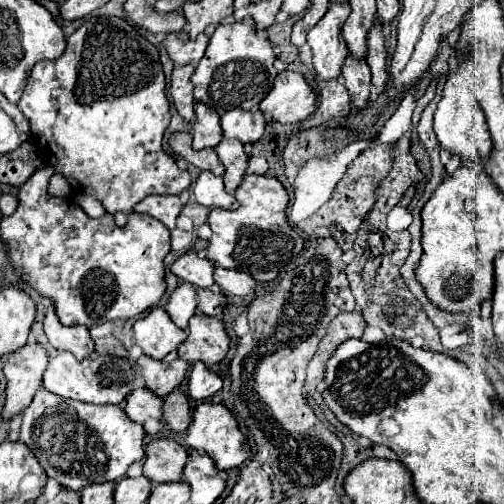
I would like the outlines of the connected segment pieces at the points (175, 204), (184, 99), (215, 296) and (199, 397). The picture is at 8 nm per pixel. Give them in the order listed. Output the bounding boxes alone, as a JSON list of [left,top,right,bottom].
[[133,195,183,229],[171,65,195,121],[197,289,225,317],[187,363,221,401]]

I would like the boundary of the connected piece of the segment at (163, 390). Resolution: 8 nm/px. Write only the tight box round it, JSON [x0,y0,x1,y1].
[137,355,189,397]

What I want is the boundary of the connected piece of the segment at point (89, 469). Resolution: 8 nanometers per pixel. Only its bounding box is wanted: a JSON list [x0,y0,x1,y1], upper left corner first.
[19,389,143,491]

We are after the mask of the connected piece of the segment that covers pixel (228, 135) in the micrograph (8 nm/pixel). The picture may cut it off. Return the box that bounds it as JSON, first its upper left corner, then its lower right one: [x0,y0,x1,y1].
[221,109,265,143]

